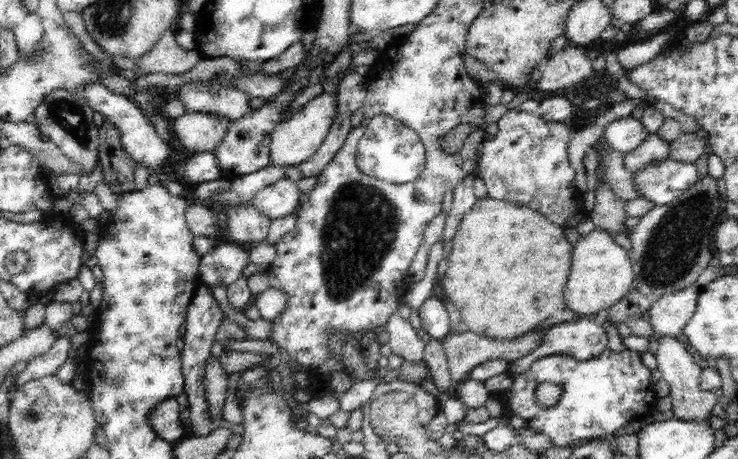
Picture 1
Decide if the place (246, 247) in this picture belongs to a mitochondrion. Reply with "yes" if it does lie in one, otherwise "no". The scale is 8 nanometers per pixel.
no

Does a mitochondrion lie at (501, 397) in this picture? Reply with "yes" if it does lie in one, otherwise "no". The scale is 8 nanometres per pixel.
no

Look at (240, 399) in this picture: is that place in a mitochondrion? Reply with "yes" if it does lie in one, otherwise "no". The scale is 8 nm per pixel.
no

